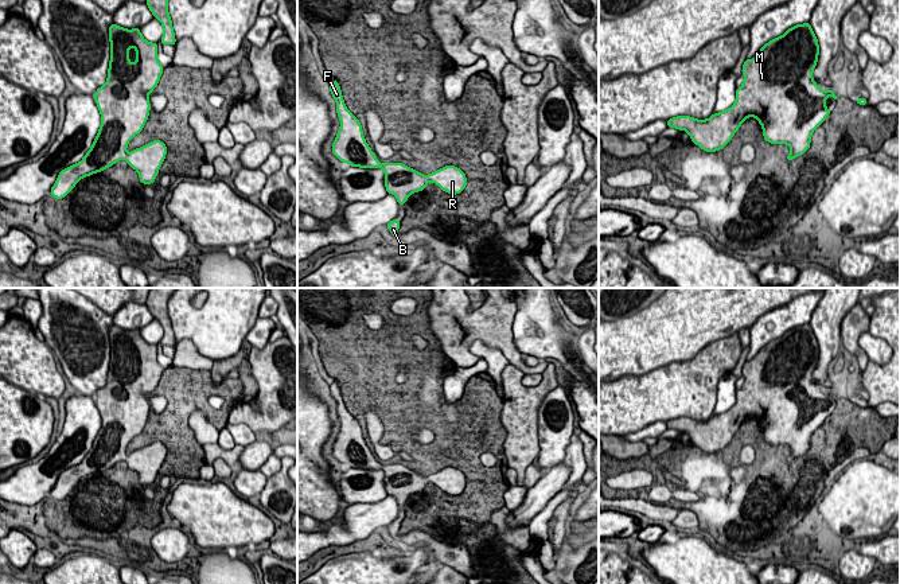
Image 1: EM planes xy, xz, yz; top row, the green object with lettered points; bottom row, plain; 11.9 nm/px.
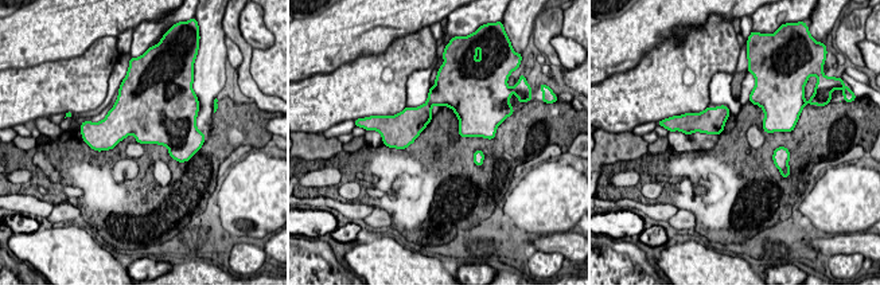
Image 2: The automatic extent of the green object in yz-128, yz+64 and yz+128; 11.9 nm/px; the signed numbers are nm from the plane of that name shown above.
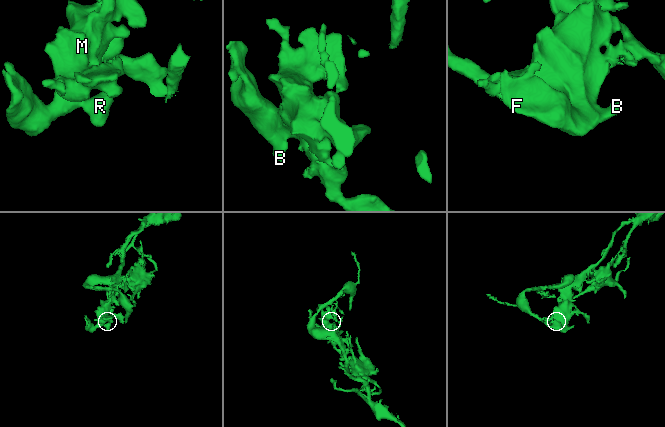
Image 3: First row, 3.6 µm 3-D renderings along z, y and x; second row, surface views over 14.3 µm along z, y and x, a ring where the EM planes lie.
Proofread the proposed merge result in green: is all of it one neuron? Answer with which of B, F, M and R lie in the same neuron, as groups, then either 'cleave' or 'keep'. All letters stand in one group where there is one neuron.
B F M R; keep

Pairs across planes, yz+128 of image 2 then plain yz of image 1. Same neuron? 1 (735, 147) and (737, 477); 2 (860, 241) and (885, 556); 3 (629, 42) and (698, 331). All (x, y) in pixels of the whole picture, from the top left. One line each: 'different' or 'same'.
1: different
2: same
3: same

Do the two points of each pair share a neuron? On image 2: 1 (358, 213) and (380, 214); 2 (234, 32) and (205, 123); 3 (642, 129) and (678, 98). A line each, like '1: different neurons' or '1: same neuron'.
1: same neuron
2: different neurons
3: different neurons

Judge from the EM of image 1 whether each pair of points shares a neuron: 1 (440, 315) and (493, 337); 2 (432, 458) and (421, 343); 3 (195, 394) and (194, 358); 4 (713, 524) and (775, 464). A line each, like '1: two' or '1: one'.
1: one
2: two
3: two
4: one

